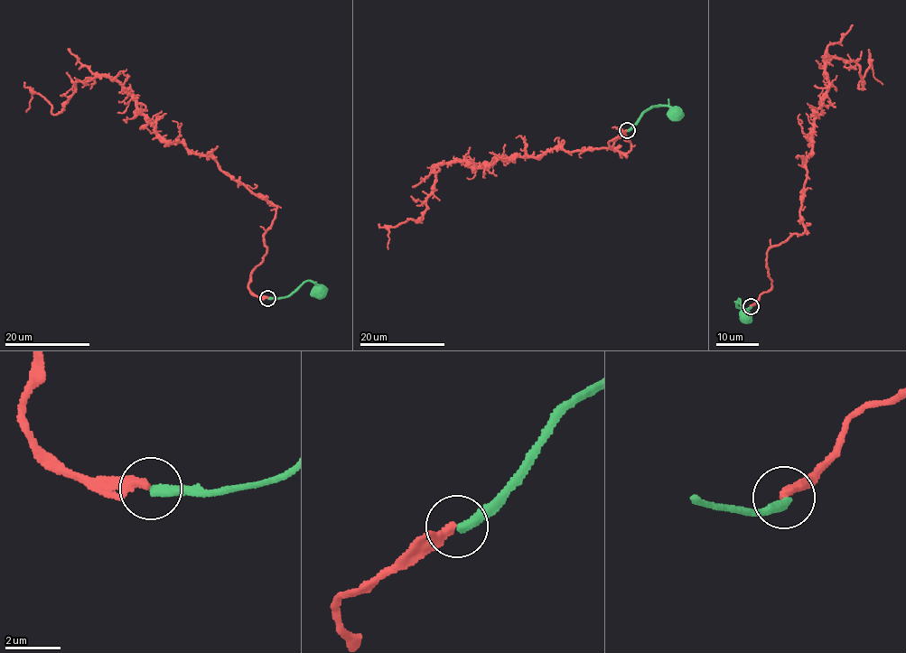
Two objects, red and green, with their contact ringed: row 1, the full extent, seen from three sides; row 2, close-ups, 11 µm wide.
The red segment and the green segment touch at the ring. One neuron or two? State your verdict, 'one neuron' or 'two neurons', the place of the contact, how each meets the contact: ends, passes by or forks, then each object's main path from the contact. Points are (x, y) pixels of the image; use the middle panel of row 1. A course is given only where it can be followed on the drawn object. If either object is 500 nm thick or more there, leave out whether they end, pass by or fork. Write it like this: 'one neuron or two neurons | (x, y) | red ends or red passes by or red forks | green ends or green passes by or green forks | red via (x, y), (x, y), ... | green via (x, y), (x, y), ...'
one neuron | (627, 130) | red ends | green ends | red via (627, 130), (609, 146), (621, 128), (627, 153), (440, 163), (423, 218), (390, 228), (387, 249) | green via (627, 130), (644, 111), (658, 106), (671, 108), (676, 120)

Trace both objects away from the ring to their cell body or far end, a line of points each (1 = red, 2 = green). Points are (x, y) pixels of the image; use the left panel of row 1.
1: (268, 297), (248, 284), (276, 208), (167, 143), (116, 80), (77, 82), (55, 114), (34, 92), (25, 111)
2: (268, 297), (277, 299), (288, 294), (305, 281), (312, 281), (317, 285), (318, 296)

